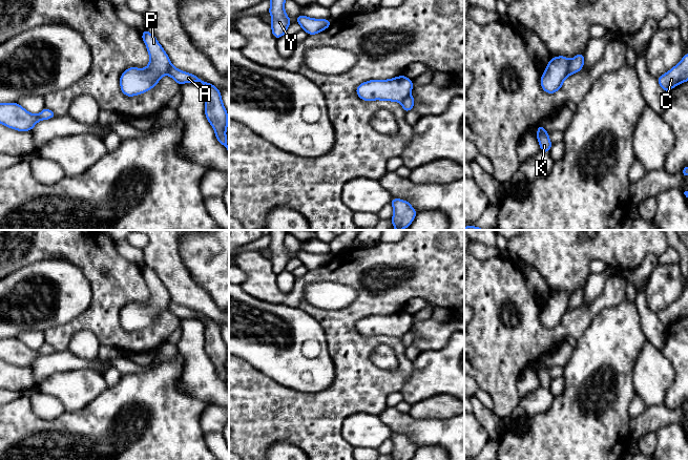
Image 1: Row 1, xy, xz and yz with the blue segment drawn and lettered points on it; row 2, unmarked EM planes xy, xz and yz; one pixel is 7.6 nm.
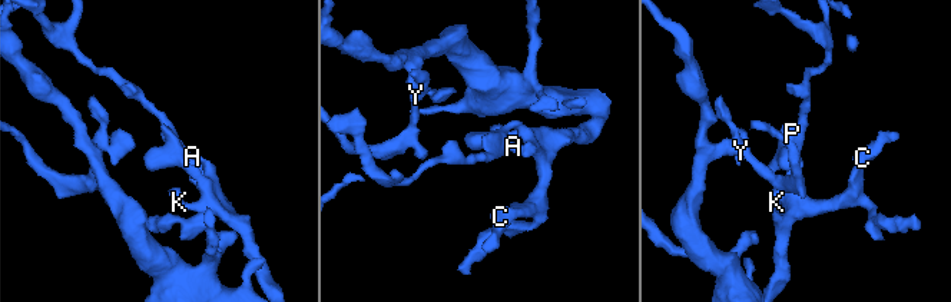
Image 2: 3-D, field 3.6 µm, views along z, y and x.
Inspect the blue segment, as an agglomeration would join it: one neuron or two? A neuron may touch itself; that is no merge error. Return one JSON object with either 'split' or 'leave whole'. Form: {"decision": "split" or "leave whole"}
{"decision": "leave whole"}

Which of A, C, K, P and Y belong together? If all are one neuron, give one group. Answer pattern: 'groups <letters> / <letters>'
groups A C K P Y

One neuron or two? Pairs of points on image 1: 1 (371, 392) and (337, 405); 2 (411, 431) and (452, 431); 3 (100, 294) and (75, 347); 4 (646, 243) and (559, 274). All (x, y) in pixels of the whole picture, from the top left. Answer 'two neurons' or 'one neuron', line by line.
1: one neuron
2: one neuron
3: two neurons
4: one neuron

